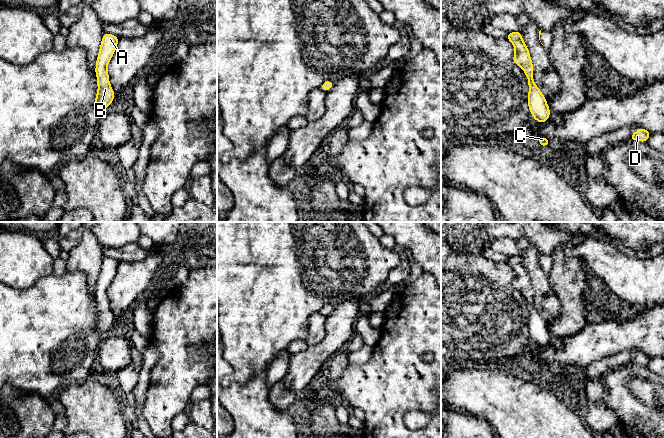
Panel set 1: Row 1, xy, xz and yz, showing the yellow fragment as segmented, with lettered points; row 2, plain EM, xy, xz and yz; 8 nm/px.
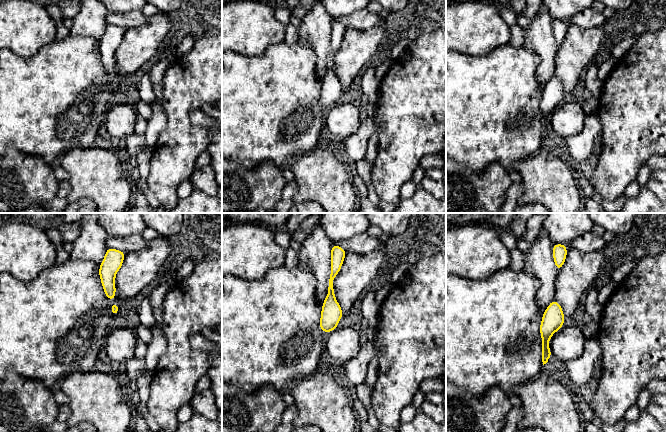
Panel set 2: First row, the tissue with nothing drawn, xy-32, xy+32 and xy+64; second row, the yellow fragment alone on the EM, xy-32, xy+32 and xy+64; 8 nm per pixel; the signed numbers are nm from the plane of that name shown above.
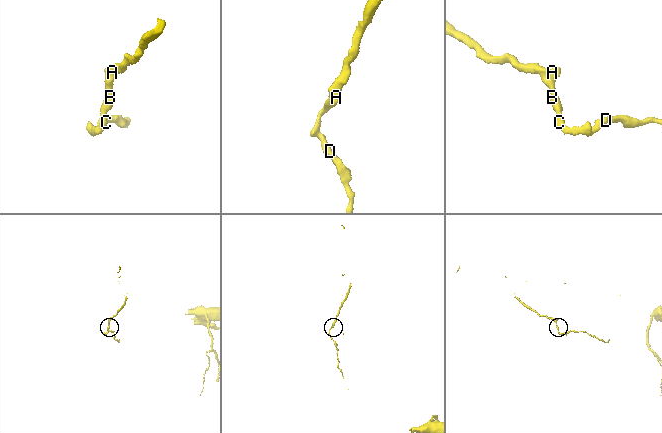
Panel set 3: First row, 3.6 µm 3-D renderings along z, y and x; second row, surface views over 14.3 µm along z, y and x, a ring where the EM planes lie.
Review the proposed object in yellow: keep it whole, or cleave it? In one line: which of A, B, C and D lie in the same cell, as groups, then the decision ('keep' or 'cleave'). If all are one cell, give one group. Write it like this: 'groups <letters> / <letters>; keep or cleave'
groups A B C D; keep

